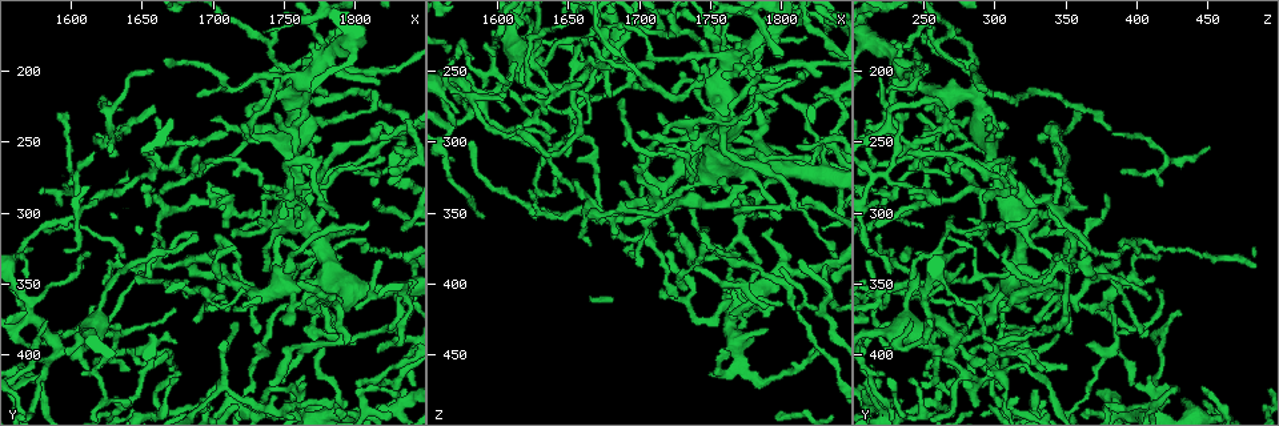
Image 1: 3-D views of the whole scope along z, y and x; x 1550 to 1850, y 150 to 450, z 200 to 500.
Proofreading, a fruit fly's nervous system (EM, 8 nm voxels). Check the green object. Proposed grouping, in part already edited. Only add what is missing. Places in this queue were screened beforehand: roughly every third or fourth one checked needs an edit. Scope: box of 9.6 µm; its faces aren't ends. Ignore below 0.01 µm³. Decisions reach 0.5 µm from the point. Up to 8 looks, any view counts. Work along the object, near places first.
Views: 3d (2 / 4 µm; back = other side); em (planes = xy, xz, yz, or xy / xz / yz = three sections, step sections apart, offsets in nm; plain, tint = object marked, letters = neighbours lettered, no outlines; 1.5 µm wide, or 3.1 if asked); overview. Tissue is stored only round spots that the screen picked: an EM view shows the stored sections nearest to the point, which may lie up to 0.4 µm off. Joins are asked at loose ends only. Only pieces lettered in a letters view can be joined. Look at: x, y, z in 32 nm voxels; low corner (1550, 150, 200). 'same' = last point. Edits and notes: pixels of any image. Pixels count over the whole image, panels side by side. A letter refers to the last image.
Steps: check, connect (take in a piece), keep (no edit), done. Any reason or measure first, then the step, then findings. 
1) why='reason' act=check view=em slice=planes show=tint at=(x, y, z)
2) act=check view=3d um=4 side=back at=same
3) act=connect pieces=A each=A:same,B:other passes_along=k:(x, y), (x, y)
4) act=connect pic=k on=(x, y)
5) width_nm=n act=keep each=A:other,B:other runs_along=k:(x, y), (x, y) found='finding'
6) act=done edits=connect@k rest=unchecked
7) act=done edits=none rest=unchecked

act=check view=3d um=2 at=(1638, 334, 304)

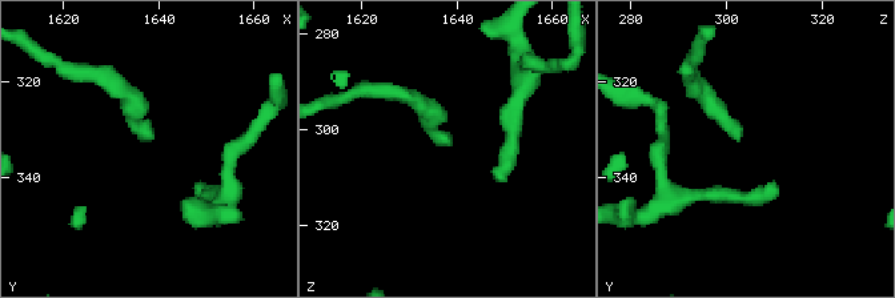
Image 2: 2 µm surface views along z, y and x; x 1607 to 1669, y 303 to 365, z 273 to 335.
why='need the tissue' act=check view=em slice=yz step=4 show=letters at=(1638, 332, 303)

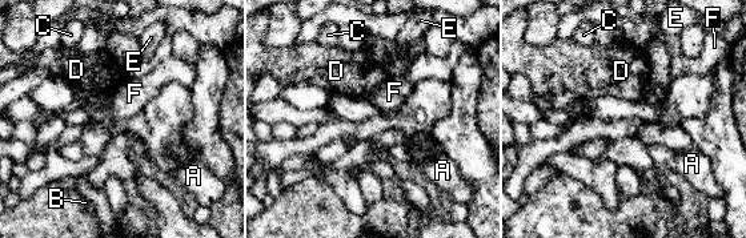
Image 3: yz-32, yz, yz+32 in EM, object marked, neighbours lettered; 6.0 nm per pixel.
act=check view=em slice=planes show=letters at=same

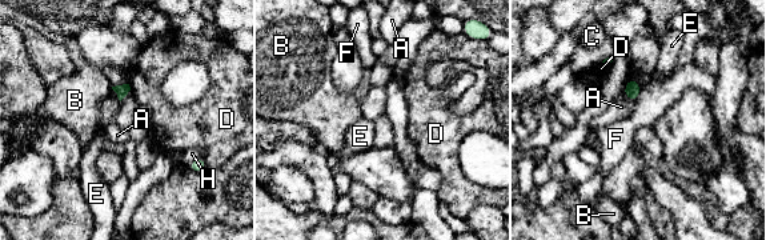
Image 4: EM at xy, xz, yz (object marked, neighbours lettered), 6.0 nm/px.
act=keep each=A:other,B:other,C:other,D:other,E:other,F:other,H:other border=4:(642, 87), (634, 102) found='none of them fits'

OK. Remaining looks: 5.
why='tapers out' act=check view=em slice=planes show=letters at=(1726, 230, 262)

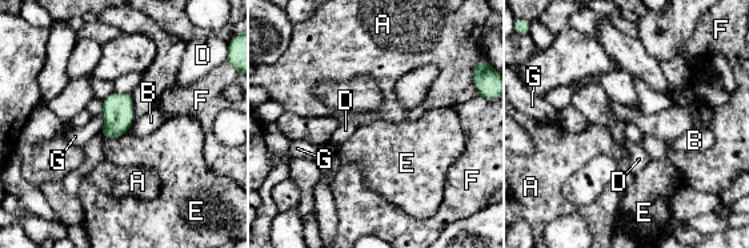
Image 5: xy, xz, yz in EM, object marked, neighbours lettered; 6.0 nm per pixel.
act=keep each=A:other,B:other,D:other,E:other,F:other,G:other found='no lettered piece goes on from it'

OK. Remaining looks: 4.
why='end of a long branch' act=check view=em slice=xz step=8 show=tint at=(1686, 272, 274)

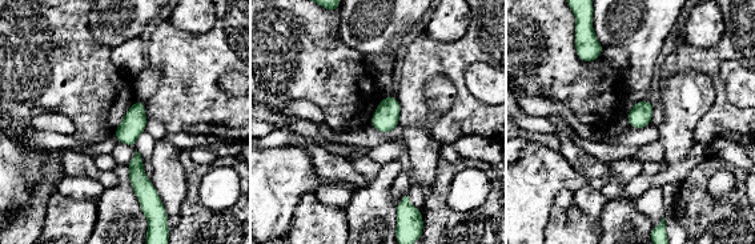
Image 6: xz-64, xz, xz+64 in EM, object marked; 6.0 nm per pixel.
why='what lies round it' act=check view=em slice=xz step=8 show=letters at=same

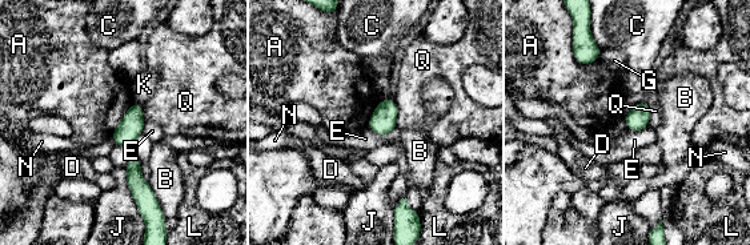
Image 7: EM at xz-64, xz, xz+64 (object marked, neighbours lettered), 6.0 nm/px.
act=keep each=A:other,B:other,C:other,D:other,E:other,G:other,J:other,K:other,L:other,N:other,Q:other border=7:(646, 101), (632, 105) found='no lettered piece goes on from it'

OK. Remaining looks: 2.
act=done edits=none rest=unchecked

